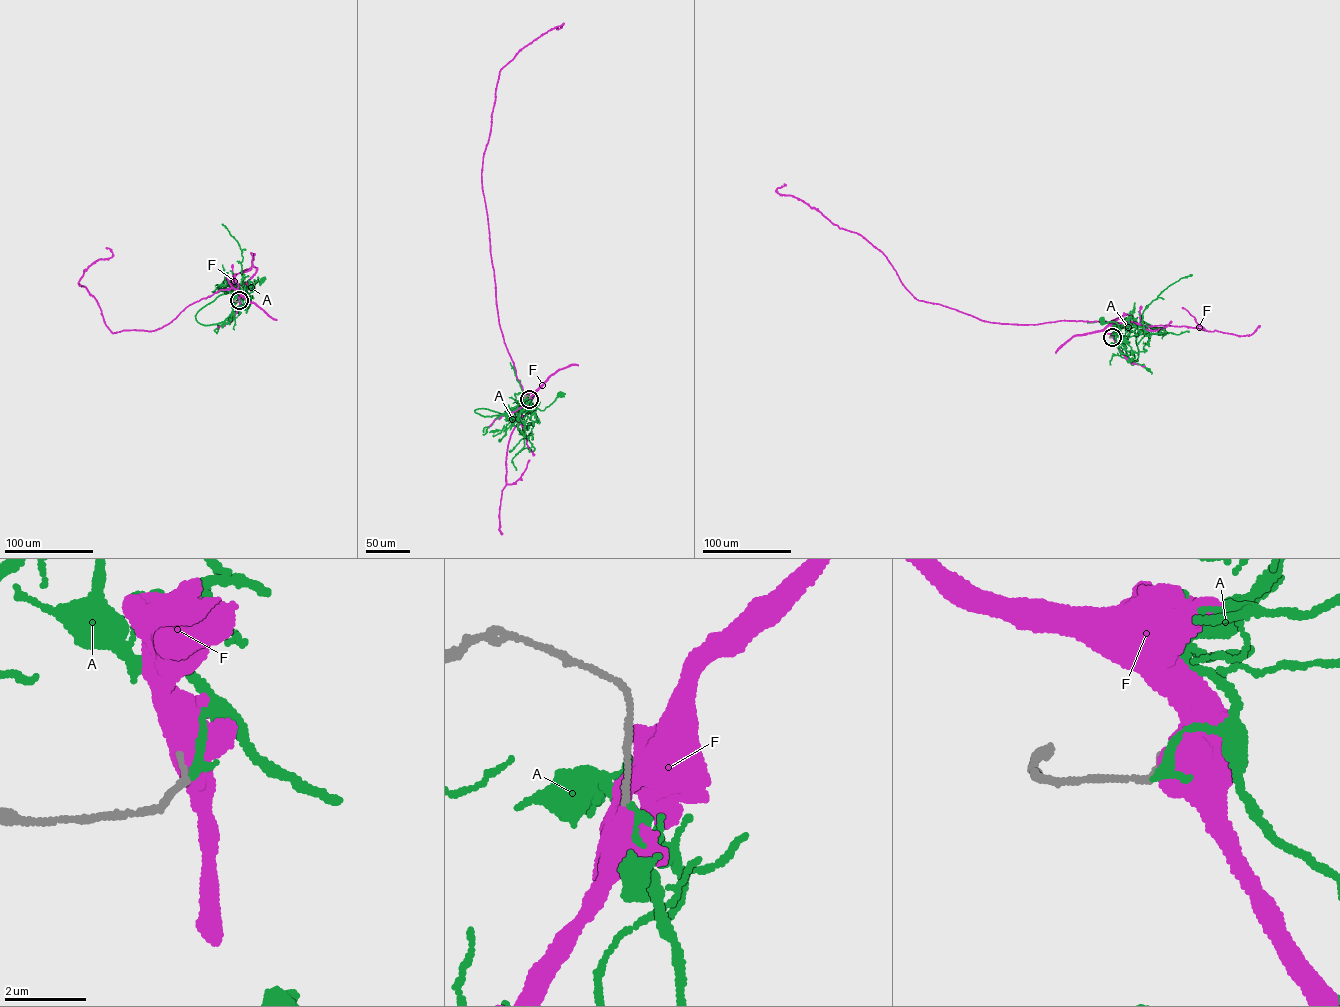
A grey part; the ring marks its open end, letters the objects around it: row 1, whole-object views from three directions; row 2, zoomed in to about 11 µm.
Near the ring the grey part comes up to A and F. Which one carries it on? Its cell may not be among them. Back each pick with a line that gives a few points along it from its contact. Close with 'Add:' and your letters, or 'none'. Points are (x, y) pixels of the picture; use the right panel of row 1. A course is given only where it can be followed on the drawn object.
A: Its course: (1112, 337), (1114, 332), (1118, 332), (1118, 336), (1120, 333), (1118, 324), (1102, 320)
Add: A

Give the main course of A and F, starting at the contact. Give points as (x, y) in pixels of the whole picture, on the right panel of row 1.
A: (1112, 337), (1114, 332), (1118, 332), (1118, 336), (1120, 333), (1118, 324), (1102, 320)
F: (1112, 337), (1104, 330), (1111, 322), (1000, 323), (918, 300), (881, 251), (779, 193), (784, 183)

